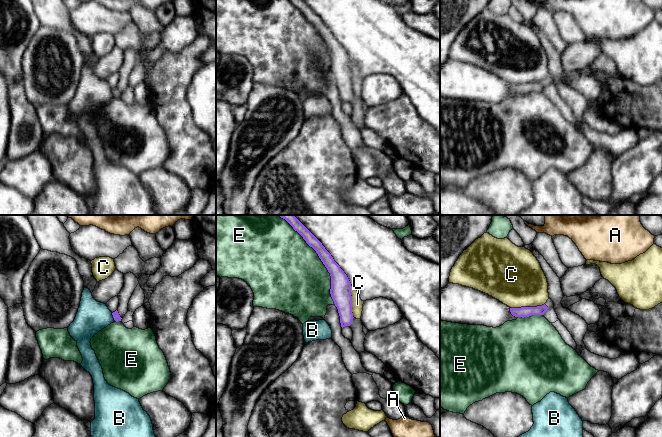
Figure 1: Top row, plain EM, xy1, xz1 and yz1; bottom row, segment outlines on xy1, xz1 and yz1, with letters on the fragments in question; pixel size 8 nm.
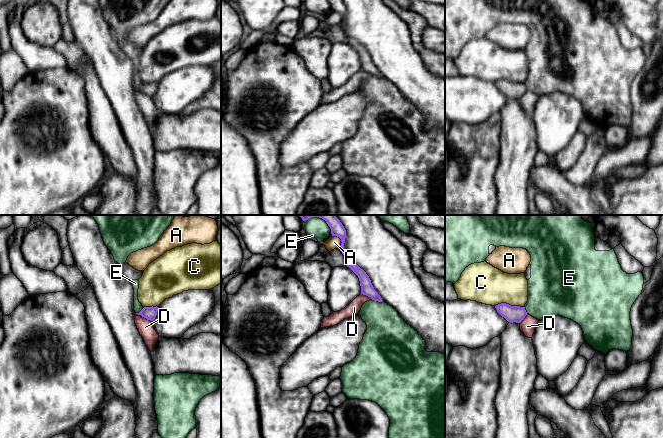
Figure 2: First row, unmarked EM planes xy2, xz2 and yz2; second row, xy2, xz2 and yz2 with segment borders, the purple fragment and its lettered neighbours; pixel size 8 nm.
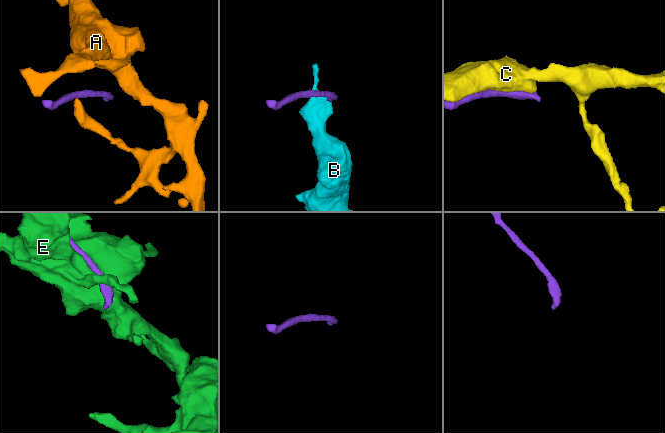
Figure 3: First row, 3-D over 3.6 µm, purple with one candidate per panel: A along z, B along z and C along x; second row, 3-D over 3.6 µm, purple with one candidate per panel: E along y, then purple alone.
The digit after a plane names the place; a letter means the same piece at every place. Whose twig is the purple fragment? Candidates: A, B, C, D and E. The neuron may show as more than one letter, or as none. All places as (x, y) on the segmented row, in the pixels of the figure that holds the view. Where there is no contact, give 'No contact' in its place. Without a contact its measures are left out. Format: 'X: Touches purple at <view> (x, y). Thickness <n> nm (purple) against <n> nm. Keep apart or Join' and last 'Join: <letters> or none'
A: Touches purple at xz2 (341, 240). Thickness 110 nm (purple) against 110 nm. Keep apart
B: Touches purple at xy1 (113, 317). Thickness 60 nm (purple) against 260 nm. Keep apart
C: Touches purple at yz1 (527, 307). Thickness 80 nm (purple) against 440 nm. Keep apart
D: Touches purple at xy2 (144, 317). Thickness 100 nm (purple) against 130 nm. Keep apart
E: Touches purple at xz1 (319, 257). Thickness 140 nm (purple) against 500 nm. Keep apart
Join: none

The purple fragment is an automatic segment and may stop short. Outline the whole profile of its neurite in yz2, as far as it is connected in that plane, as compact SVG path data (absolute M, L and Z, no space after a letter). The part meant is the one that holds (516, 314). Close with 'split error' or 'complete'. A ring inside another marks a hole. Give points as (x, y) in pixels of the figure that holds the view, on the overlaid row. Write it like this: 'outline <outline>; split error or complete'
outline M501 303L496 305L495 308L508 322L520 323L527 315L525 307L511 306L506 303Z; complete

